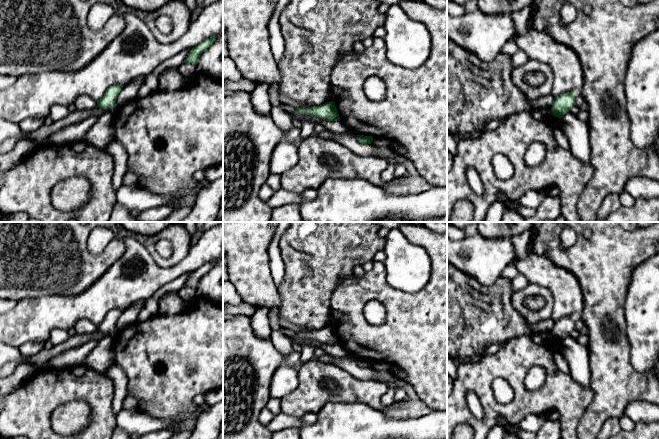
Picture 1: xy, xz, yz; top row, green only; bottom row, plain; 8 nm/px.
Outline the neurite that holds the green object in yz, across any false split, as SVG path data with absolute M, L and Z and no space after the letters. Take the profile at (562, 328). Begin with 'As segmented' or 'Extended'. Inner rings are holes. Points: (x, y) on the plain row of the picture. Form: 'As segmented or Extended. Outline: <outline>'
As segmented. Outline: M566 316L554 322L551 335L553 340L562 342L575 329L575 317Z

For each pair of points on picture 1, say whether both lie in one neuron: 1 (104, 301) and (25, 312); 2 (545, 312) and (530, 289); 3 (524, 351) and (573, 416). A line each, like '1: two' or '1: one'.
1: one
2: one
3: one

